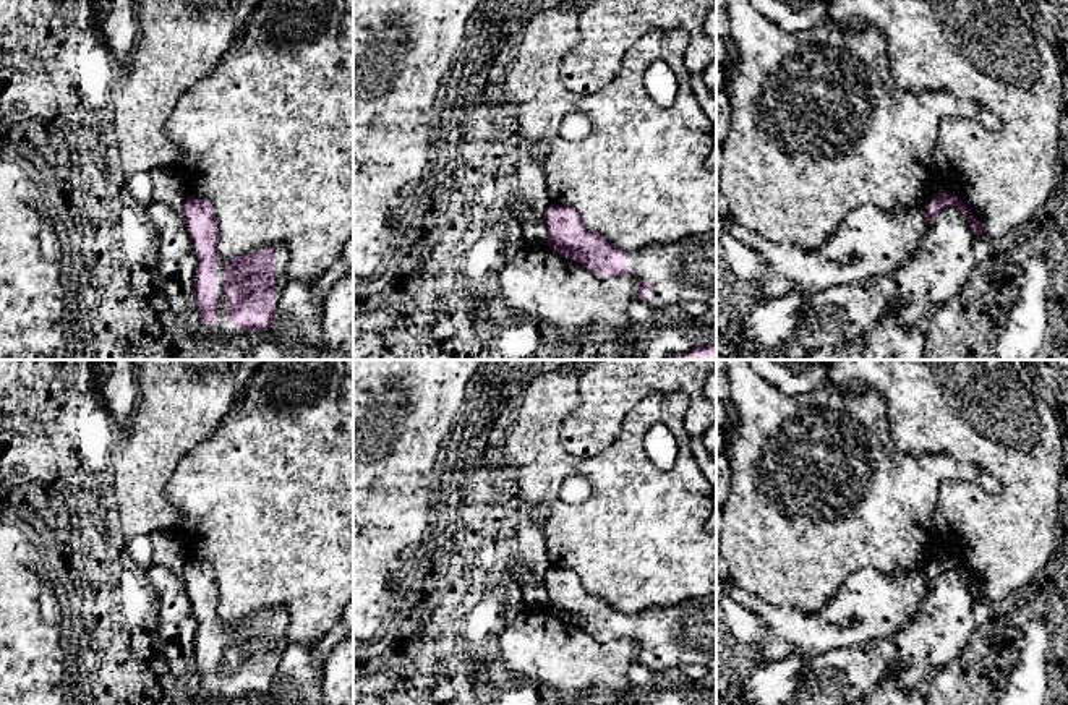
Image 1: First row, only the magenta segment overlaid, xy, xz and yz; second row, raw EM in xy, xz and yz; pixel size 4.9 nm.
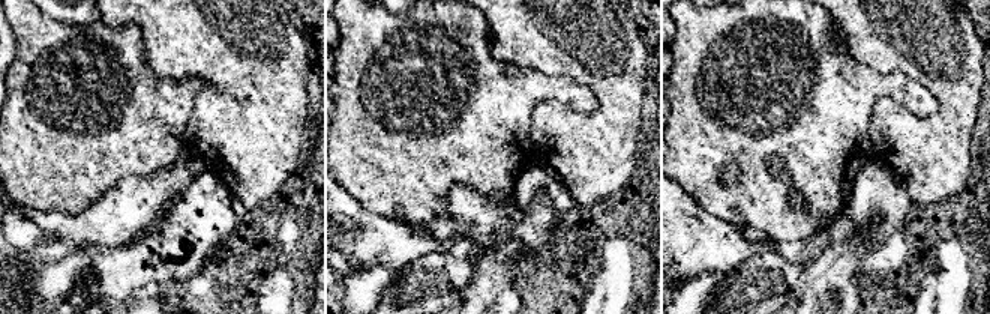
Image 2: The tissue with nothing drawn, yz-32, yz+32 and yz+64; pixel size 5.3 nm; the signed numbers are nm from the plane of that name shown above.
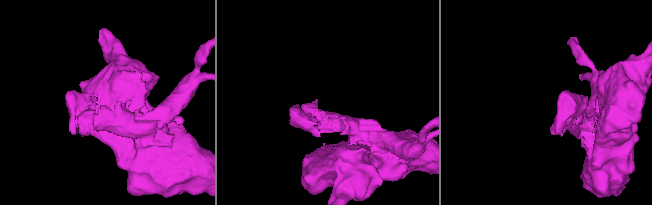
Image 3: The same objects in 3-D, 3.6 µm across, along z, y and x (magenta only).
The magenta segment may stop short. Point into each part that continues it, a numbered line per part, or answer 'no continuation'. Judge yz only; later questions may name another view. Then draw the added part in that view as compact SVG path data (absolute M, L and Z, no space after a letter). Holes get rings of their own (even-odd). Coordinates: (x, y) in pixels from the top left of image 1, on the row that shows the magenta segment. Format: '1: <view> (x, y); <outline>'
no continuation

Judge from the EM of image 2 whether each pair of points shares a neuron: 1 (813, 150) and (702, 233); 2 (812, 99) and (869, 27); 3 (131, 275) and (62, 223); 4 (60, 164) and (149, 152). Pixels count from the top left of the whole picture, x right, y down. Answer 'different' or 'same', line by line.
1: different
2: different
3: different
4: same

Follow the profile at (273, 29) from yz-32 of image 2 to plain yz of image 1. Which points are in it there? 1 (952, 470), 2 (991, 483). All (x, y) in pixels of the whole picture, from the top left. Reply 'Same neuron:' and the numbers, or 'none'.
Same neuron: none

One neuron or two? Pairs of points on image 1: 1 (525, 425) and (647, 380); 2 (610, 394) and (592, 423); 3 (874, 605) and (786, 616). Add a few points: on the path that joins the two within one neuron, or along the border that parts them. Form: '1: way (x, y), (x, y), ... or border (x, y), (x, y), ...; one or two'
1: border (580, 376), (579, 404), (564, 418), (561, 440); two
2: way (603, 401), (598, 417); one
3: way (853, 610), (841, 618), (807, 621); one

